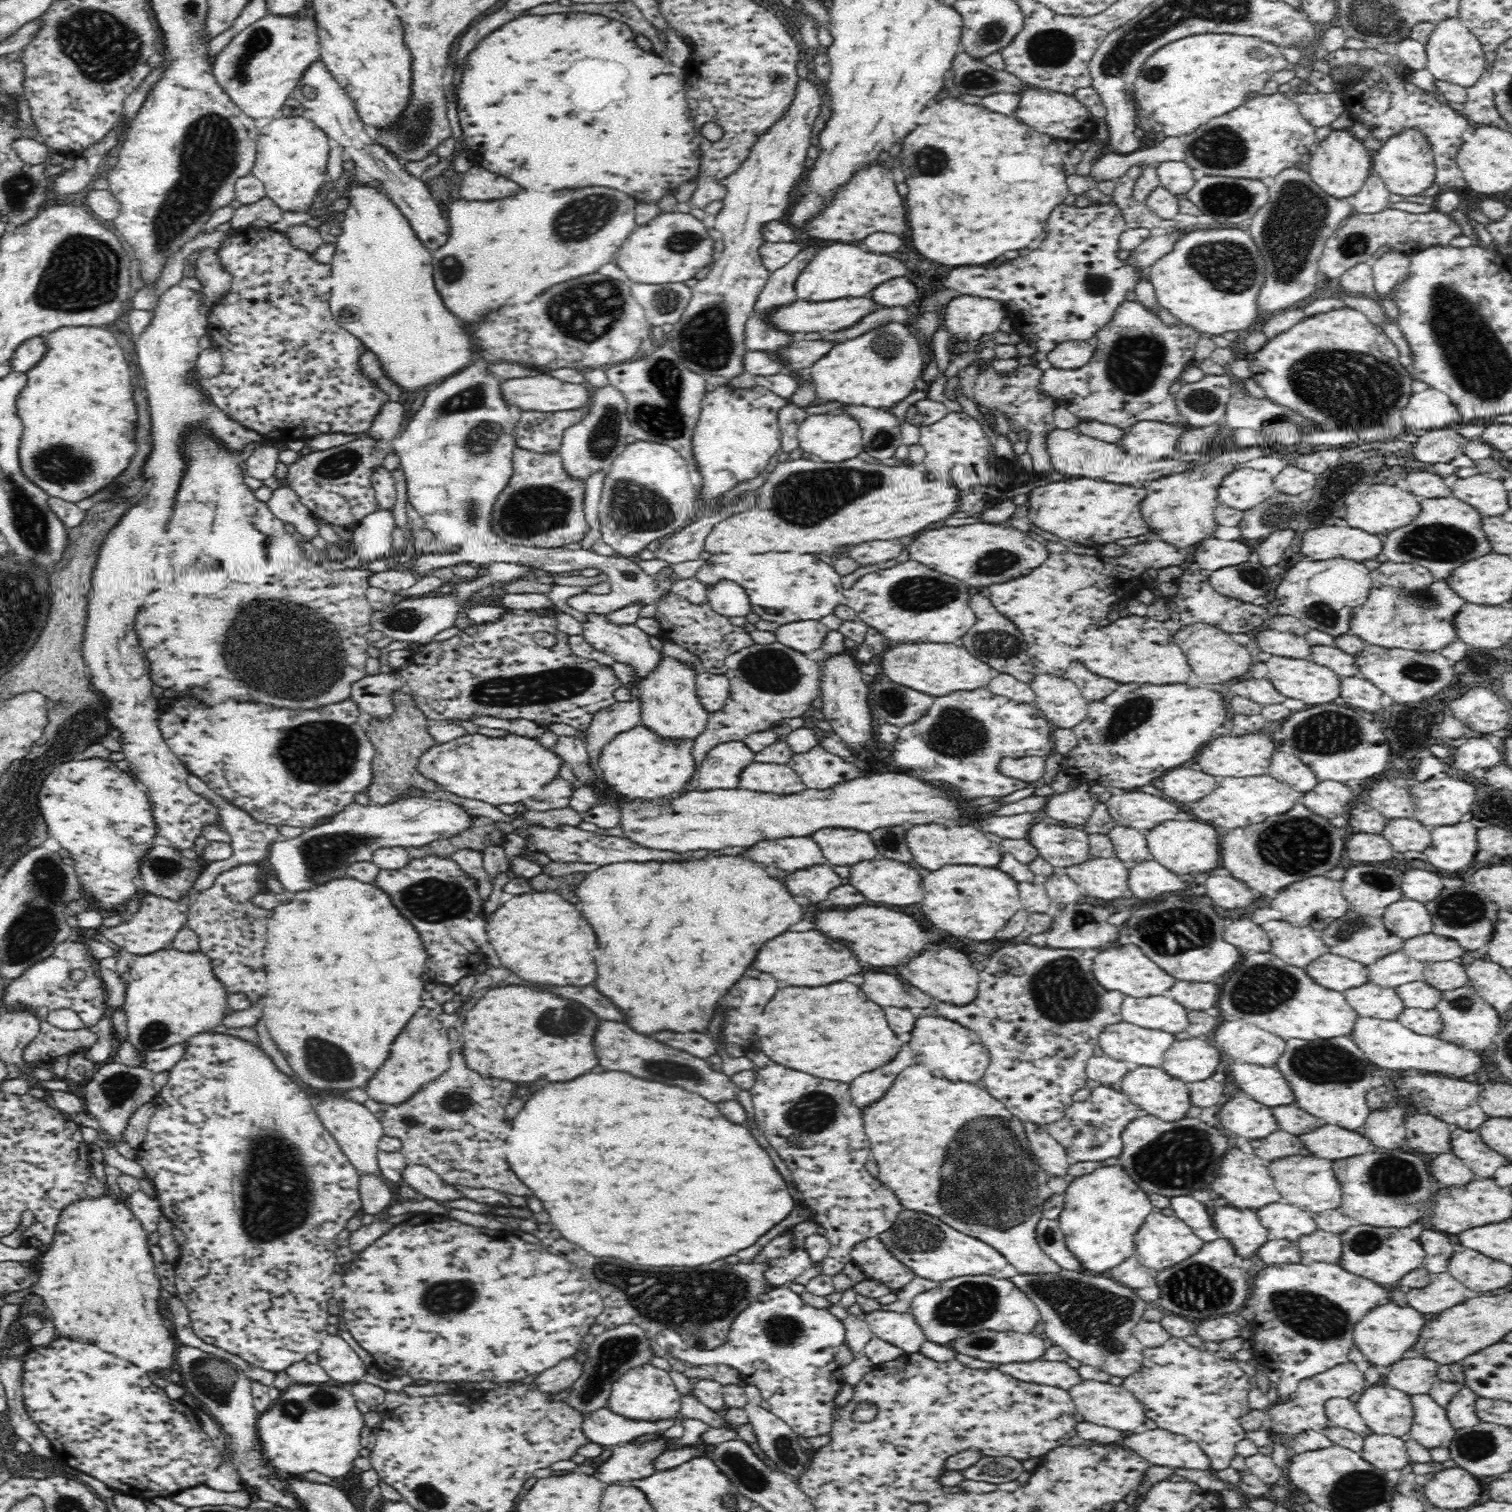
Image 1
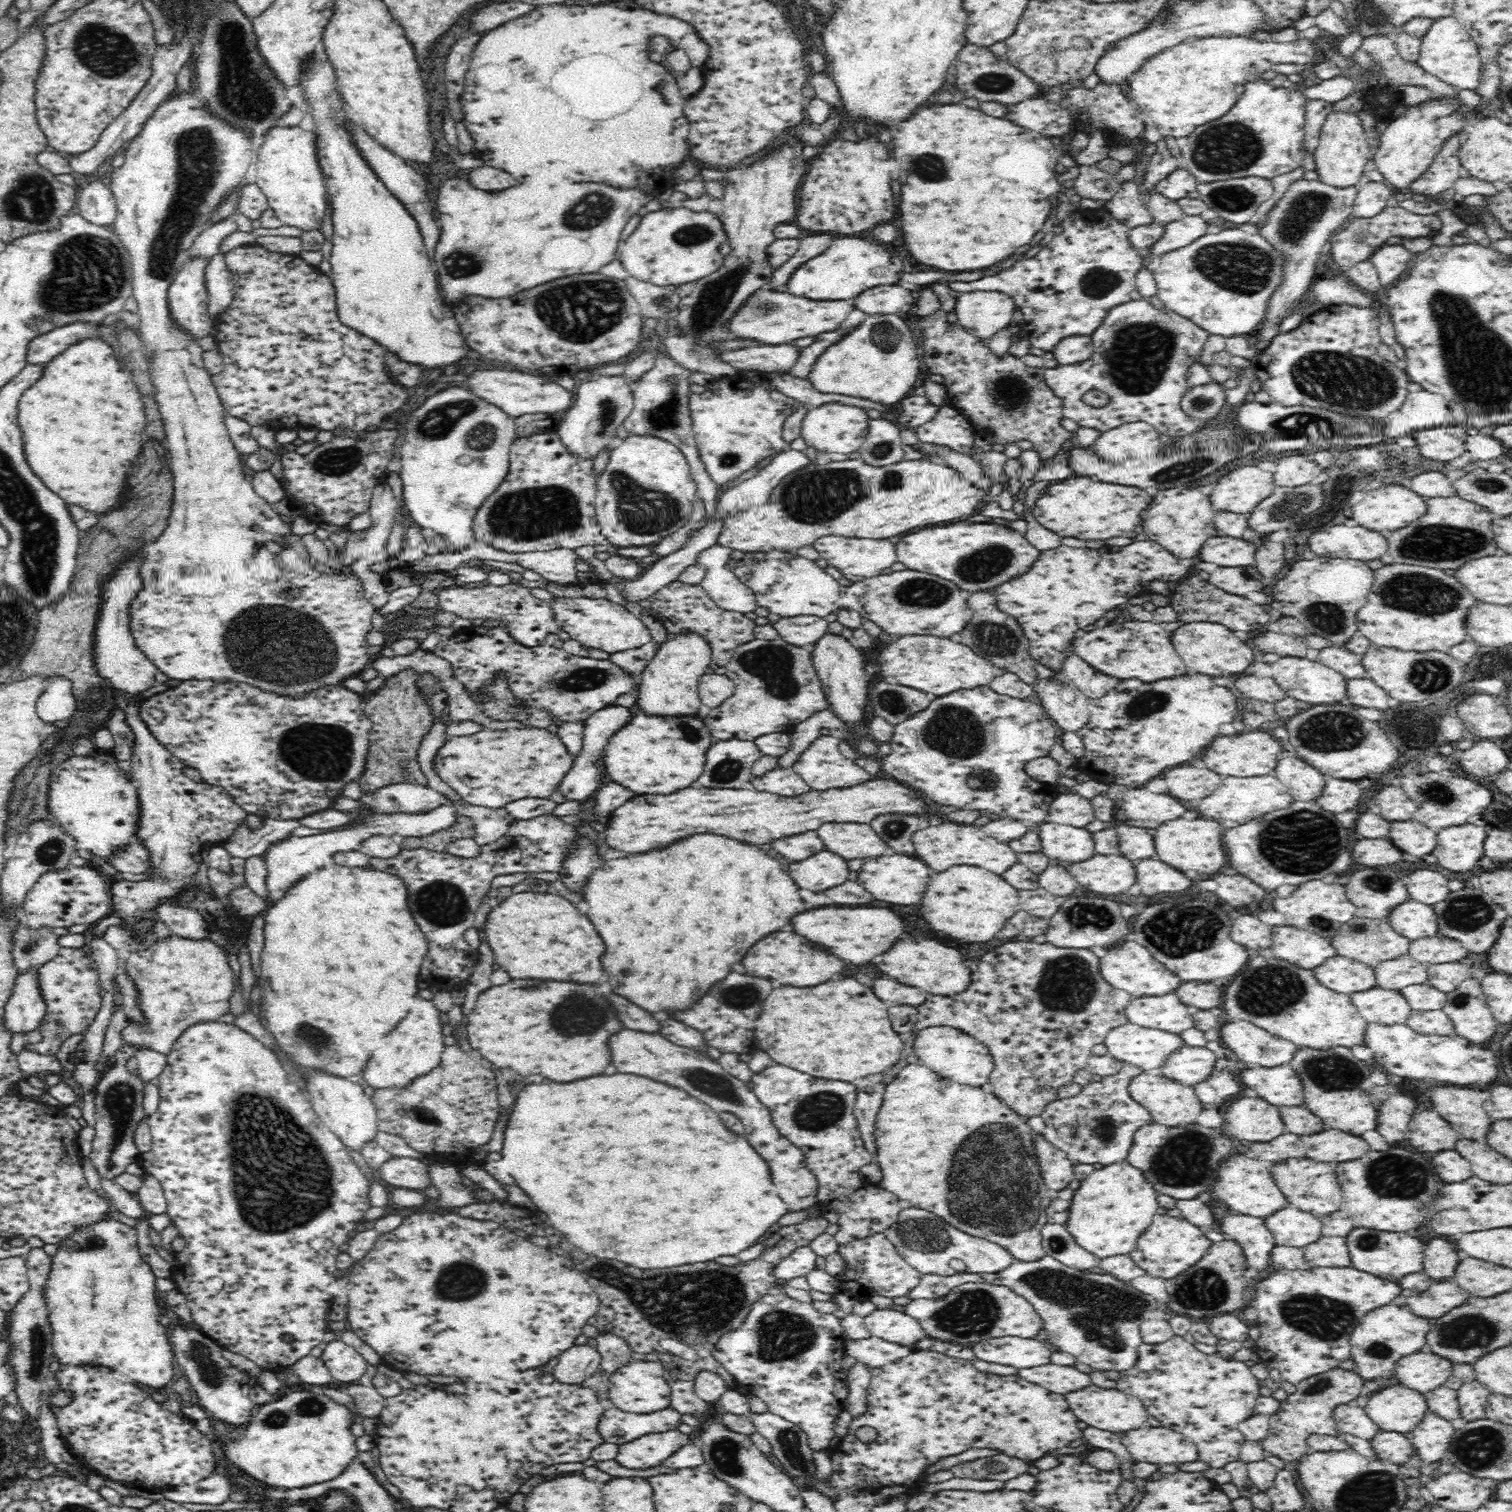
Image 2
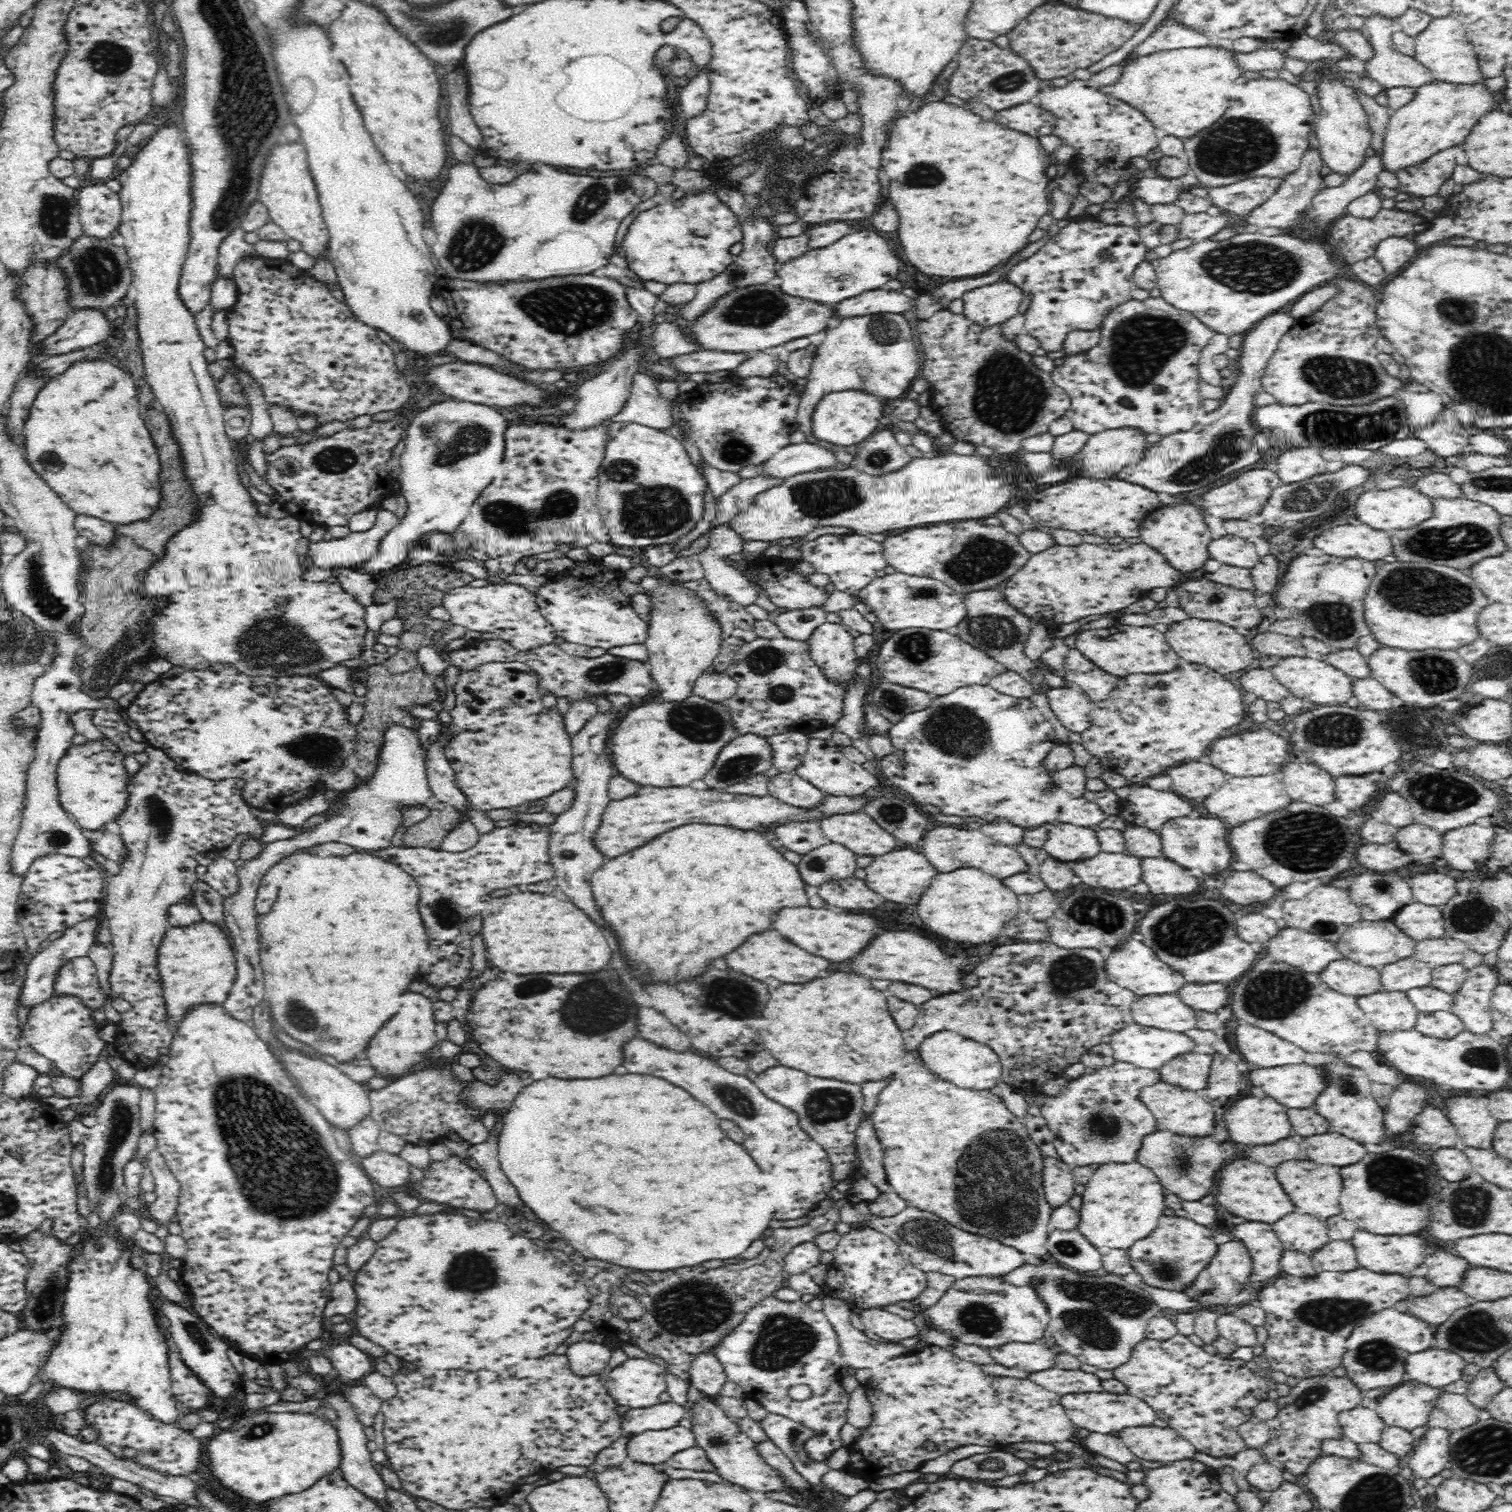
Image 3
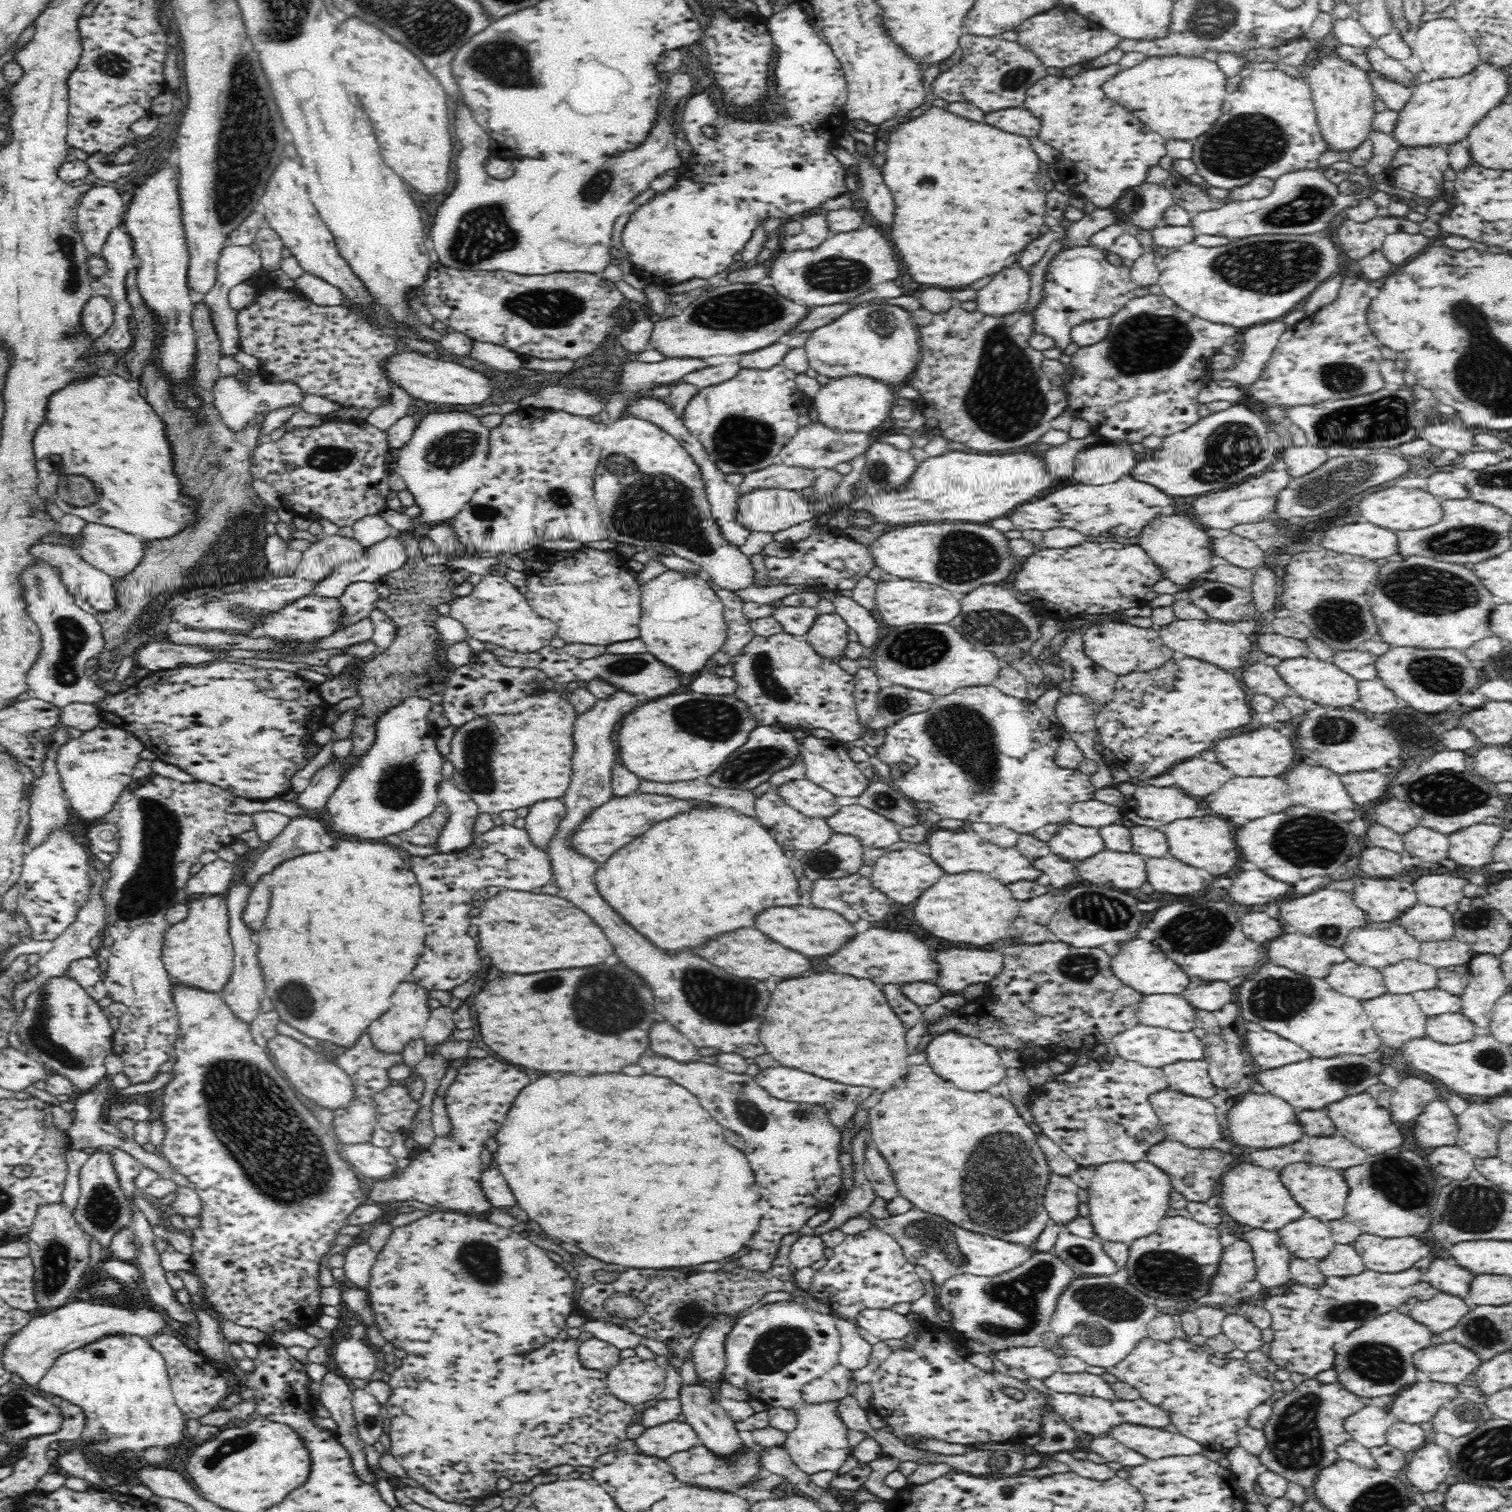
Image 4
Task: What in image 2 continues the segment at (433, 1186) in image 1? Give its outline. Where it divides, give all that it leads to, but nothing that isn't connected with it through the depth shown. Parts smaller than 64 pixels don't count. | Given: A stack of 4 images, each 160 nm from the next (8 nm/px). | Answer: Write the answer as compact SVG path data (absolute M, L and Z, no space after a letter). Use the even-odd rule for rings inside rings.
M390 1157L375 1170L381 1184L422 1191L430 1186L428 1165L408 1157Z

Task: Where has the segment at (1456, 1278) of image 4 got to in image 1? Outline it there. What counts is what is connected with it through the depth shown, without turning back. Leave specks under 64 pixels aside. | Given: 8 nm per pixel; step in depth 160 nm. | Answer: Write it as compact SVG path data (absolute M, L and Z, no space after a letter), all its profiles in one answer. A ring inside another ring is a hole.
M1423 1230L1418 1241L1426 1252L1424 1268L1430 1274L1446 1272L1446 1266L1452 1256L1455 1256L1454 1244L1452 1244L1455 1241L1454 1238L1434 1230Z

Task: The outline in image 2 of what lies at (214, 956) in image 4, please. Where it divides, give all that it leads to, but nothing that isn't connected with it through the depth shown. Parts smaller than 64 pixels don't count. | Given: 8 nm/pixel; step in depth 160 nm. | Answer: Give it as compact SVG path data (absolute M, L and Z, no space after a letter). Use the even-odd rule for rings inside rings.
M171 934L163 939L155 940L144 950L138 950L129 954L123 954L121 968L130 973L130 977L136 981L140 987L140 999L142 999L142 1009L148 1017L146 1026L130 1023L121 1033L121 1039L128 1045L137 1045L146 1049L159 1052L160 1054L170 1054L172 1045L192 1024L198 1021L219 1020L219 1018L229 1011L230 996L234 994L234 972L228 963L228 953L216 942L212 942L209 937L182 937Z

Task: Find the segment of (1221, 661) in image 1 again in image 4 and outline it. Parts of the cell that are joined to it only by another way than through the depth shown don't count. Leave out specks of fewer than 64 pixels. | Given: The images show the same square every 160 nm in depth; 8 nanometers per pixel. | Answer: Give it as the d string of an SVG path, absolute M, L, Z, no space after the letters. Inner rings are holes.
M1178 620L1168 625L1162 625L1158 630L1160 638L1164 640L1166 646L1178 652L1182 652L1185 656L1196 657L1200 660L1208 660L1209 663L1218 664L1226 670L1230 668L1240 668L1250 652L1250 638L1247 634L1242 633L1240 628L1227 622L1218 620Z

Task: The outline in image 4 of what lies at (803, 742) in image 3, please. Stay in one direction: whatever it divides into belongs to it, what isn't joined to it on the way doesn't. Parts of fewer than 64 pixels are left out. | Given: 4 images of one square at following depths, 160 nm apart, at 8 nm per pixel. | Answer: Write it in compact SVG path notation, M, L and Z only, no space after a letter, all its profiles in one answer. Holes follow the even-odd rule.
M803 756L800 759L794 760L792 766L786 768L784 771L778 772L770 778L768 790L754 802L754 810L759 821L767 829L772 831L772 834L781 847L794 846L798 850L811 851L820 848L820 846L829 840L829 837L833 833L832 827L828 825L827 819L810 818L798 813L794 808L785 804L784 799L779 795L782 784L791 782L792 780L806 779L805 764L802 759Z

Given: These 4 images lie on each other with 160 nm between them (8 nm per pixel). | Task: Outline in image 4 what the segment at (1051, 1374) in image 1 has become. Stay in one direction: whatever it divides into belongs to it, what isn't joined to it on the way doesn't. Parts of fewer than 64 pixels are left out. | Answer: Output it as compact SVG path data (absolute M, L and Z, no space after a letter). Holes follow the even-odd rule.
M1056 1372L1044 1380L1050 1392L1072 1393L1075 1395L1096 1396L1114 1402L1116 1398L1114 1389L1100 1375L1087 1372L1062 1373Z

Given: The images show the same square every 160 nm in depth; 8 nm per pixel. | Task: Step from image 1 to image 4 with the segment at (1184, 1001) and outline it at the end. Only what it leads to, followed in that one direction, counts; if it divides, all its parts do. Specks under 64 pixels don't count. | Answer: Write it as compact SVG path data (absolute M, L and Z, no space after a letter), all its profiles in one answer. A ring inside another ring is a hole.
M1206 982L1200 986L1194 986L1190 990L1184 990L1182 996L1188 996L1192 1000L1192 1006L1200 1010L1222 1010L1226 1004L1234 1002L1234 986L1228 982Z

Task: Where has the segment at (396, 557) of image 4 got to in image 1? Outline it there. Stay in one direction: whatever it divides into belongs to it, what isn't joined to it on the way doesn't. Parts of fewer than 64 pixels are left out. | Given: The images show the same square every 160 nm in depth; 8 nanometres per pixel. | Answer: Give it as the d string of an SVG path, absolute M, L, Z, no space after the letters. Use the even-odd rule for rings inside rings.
M480 358L462 371L444 378L440 386L428 389L422 408L408 418L404 429L393 440L400 457L398 468L403 470L407 484L410 512L417 522L434 533L438 543L446 548L460 546L460 549L468 548L469 552L486 554L486 560L474 560L478 564L505 562L550 574L587 568L604 572L611 586L608 594L583 591L568 600L568 606L585 614L608 615L627 604L654 605L656 600L664 598L669 587L660 585L628 557L603 556L579 547L517 547L492 532L488 516L497 499L496 494L502 492L513 473L513 454L517 447L514 430L520 422L520 411L508 407L498 394L496 378L484 374L488 368L486 364L490 362ZM432 514L442 518L428 518Z

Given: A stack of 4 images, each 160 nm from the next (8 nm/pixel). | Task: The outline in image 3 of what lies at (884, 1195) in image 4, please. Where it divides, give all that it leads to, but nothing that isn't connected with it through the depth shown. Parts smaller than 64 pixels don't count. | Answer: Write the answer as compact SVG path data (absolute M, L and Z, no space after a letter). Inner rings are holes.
M870 1116L861 1117L855 1132L855 1144L860 1166L866 1170L865 1178L868 1178L870 1184L874 1184L880 1193L892 1192L892 1186L886 1176L886 1168L884 1168L884 1154L876 1131L871 1125Z

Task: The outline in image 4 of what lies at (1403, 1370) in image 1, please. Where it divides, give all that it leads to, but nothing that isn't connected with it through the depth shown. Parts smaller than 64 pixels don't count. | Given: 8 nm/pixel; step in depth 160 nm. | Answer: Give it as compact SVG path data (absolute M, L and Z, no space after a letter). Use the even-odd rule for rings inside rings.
M1454 1340L1416 1351L1413 1361L1430 1381L1454 1384L1472 1377L1484 1362L1472 1347Z

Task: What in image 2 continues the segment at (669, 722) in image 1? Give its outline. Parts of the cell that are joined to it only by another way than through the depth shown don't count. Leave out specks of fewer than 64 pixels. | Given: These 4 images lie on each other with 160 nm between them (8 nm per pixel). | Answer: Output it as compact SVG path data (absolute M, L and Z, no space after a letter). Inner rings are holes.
M682 629L679 633L668 632L666 640L658 644L653 659L641 672L636 693L636 711L650 715L685 715L704 713L699 697L699 682L712 664L712 645L700 631Z

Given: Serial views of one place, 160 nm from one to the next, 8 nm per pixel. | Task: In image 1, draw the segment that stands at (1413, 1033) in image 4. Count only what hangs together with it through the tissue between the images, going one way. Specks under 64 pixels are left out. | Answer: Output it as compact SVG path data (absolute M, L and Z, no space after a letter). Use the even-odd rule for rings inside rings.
M1372 982L1343 993L1348 1004L1362 1017L1397 1020L1405 1009L1395 988L1382 988Z

